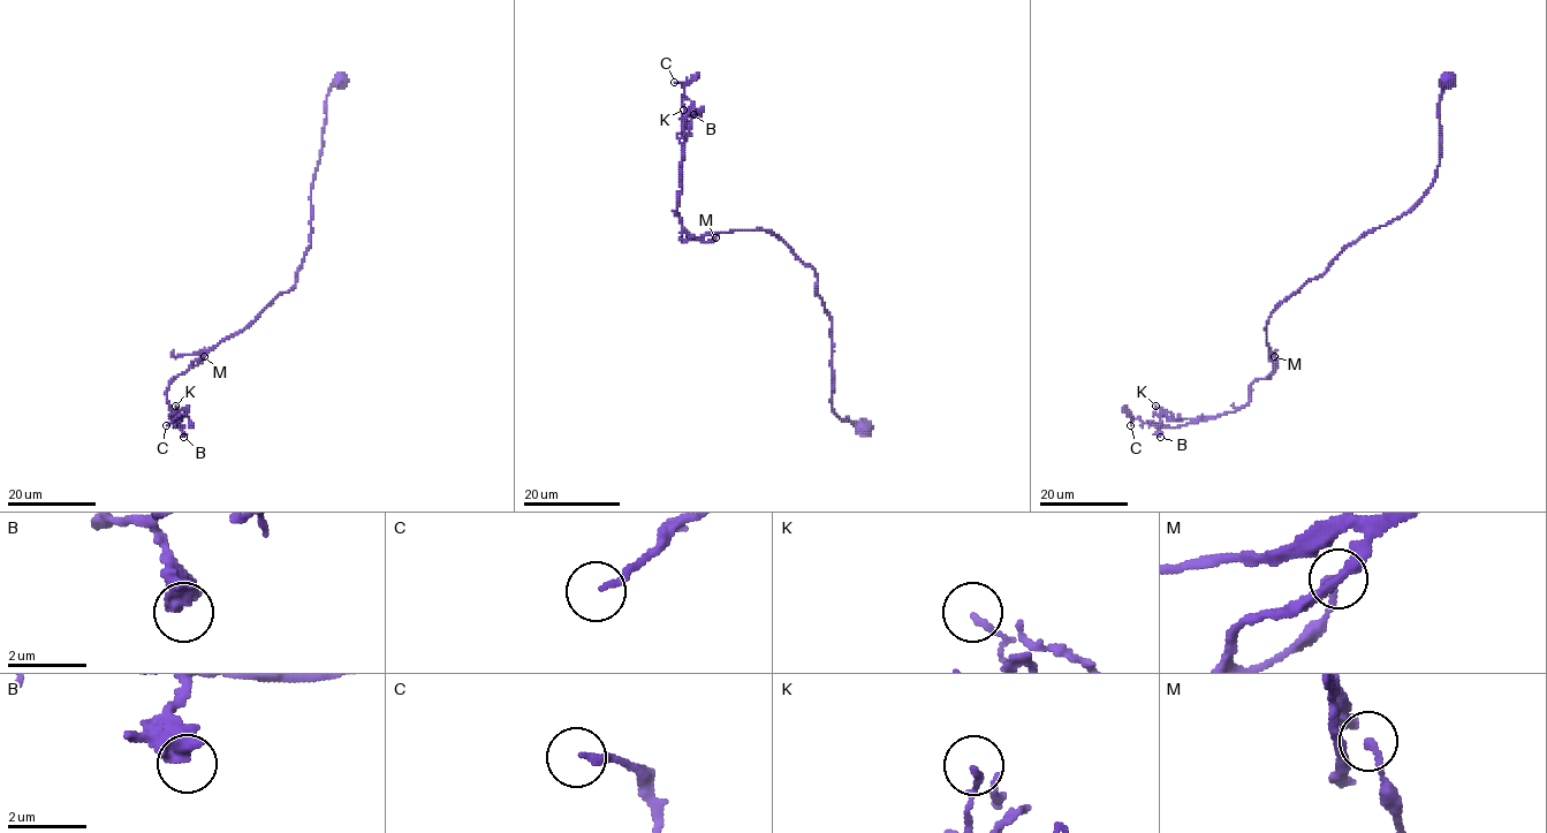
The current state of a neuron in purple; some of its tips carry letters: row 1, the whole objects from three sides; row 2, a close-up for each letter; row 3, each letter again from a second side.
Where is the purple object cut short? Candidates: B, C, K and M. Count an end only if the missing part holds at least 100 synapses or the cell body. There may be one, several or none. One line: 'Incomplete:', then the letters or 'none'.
Incomplete: none

